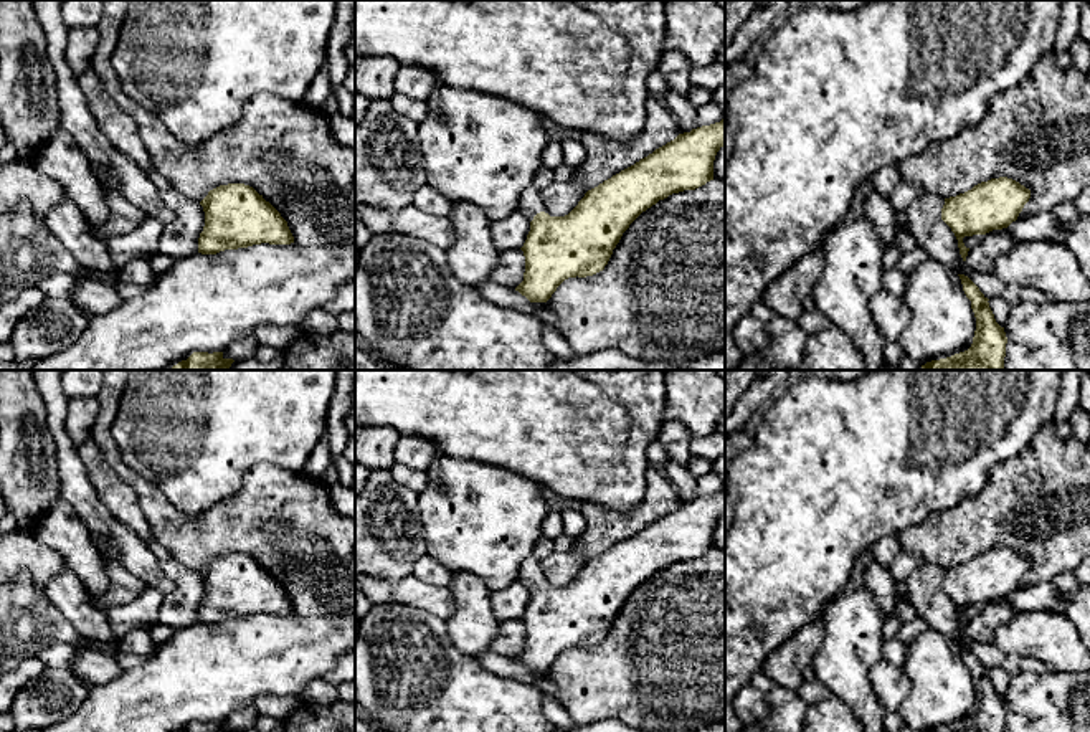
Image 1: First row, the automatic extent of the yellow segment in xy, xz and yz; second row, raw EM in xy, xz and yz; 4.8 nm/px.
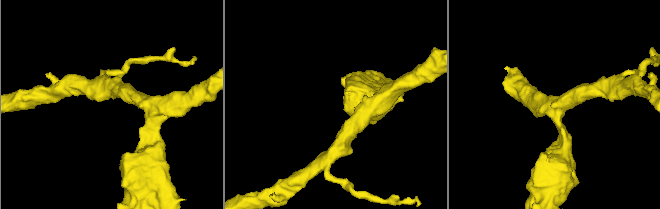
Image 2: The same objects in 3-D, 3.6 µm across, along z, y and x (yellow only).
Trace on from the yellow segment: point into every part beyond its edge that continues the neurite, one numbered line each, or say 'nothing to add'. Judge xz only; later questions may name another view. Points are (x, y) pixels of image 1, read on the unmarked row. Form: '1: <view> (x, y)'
1: xz (529, 574)

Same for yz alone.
nothing to add

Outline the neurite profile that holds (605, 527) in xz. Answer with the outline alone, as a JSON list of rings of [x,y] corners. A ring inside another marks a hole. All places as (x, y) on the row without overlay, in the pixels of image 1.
[[[651,466],[646,478],[647,487],[642,501],[631,511],[609,511],[593,502],[583,502],[580,511],[586,519],[586,527],[575,539],[570,552],[588,562],[680,504],[677,489],[662,471]]]

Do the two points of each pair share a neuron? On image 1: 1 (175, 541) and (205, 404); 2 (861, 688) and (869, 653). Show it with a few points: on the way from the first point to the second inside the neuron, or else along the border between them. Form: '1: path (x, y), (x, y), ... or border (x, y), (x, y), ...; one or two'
1: border (156, 484), (189, 516), (200, 516), (220, 503); two
2: path (861, 679), (864, 661); one

